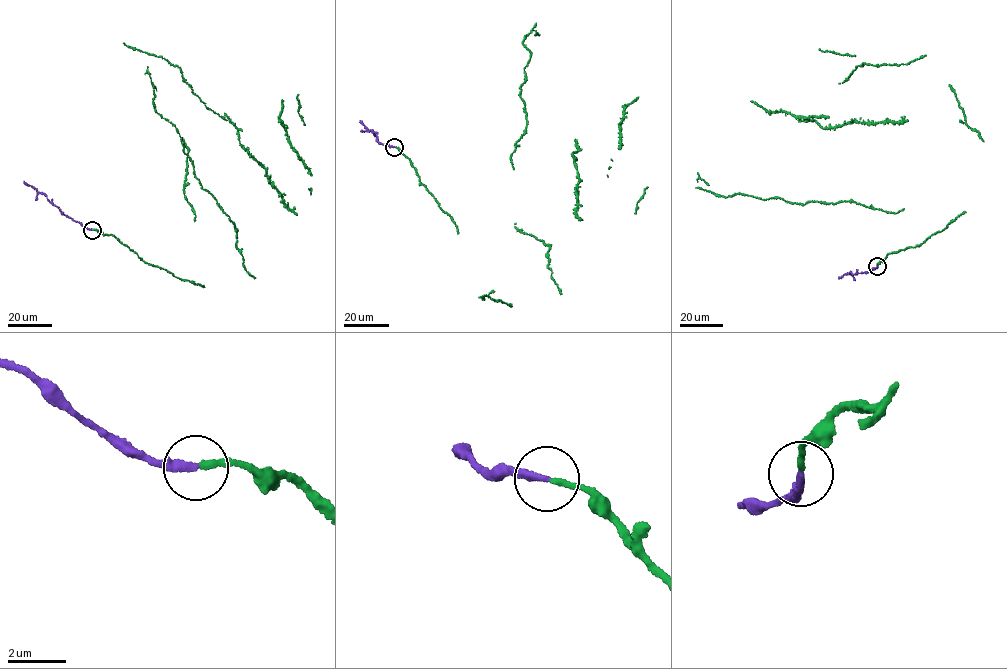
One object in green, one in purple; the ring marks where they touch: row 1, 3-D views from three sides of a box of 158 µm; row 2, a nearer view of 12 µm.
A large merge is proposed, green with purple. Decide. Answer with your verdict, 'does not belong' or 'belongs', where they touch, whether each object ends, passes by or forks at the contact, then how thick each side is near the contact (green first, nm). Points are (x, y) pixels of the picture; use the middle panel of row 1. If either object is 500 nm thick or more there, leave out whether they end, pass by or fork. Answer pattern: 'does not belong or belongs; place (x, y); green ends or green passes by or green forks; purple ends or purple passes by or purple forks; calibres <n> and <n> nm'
belongs; place (394, 147); green ends; purple ends; calibres 200 and 280 nm

